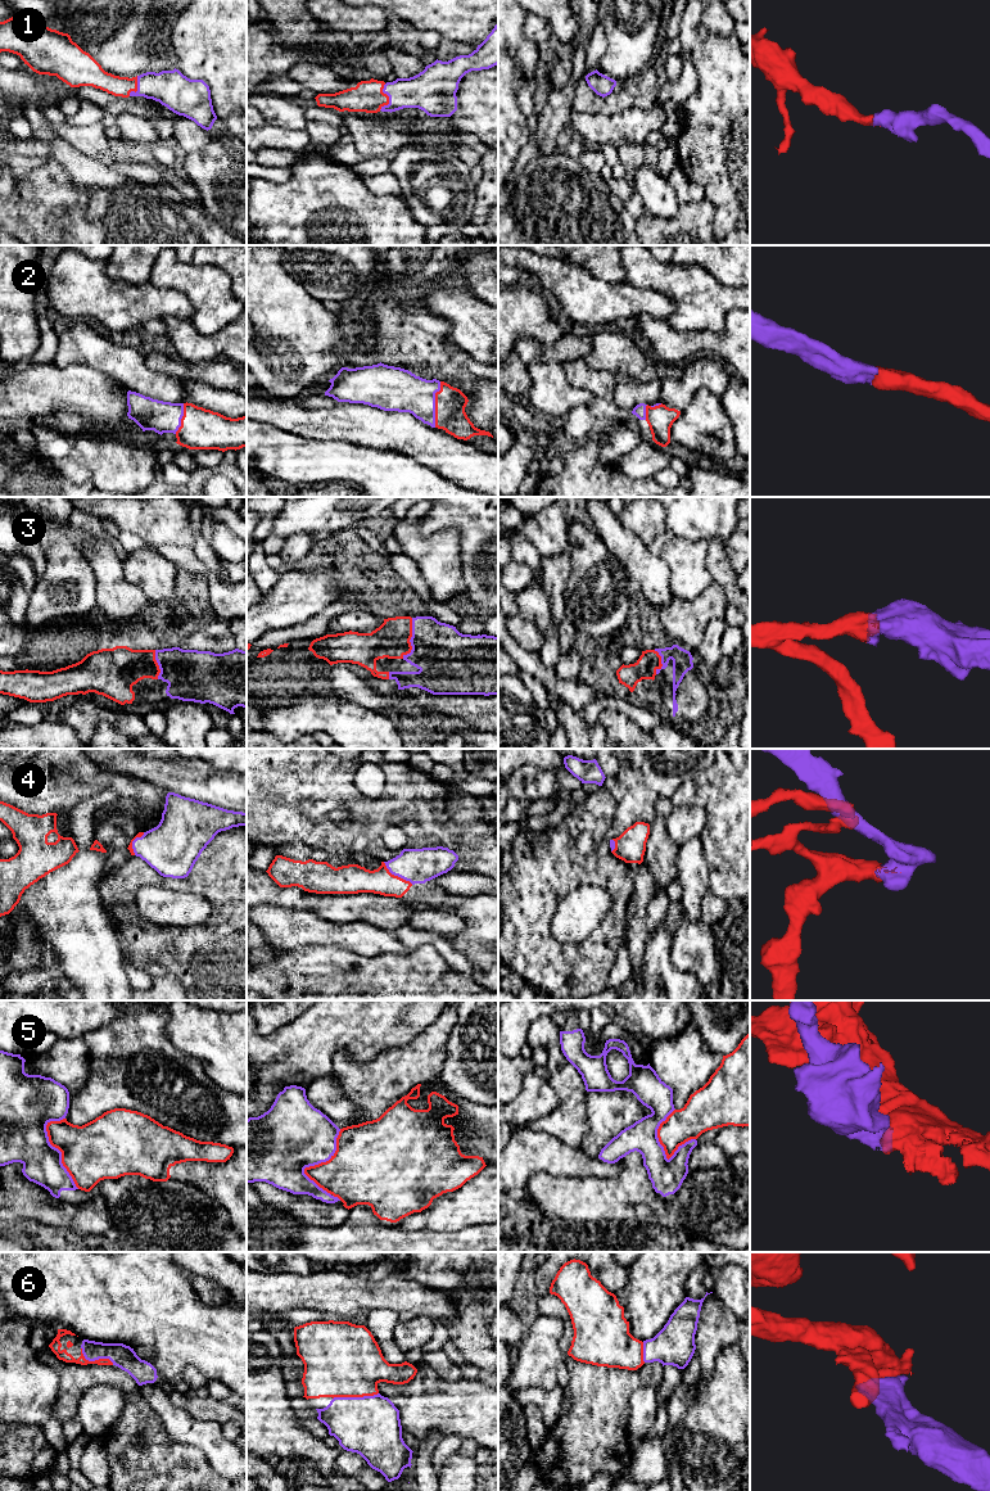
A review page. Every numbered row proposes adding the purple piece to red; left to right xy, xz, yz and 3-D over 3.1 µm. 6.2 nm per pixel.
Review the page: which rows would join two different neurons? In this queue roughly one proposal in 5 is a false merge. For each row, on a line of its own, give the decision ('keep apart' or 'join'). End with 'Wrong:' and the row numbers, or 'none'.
1: join
2: join
3: join
4: join
5: keep apart
6: join
Wrong: 5

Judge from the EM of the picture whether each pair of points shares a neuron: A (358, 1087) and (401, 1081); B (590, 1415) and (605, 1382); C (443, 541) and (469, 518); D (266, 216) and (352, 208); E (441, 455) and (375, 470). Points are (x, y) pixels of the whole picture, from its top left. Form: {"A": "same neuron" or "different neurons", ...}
{"A": "same neuron", "B": "same neuron", "C": "different neurons", "D": "same neuron", "E": "different neurons"}

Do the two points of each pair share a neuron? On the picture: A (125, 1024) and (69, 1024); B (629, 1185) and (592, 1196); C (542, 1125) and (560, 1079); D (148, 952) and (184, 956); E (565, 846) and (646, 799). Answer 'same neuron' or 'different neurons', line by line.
A: different neurons
B: same neuron
C: same neuron
D: same neuron
E: different neurons

